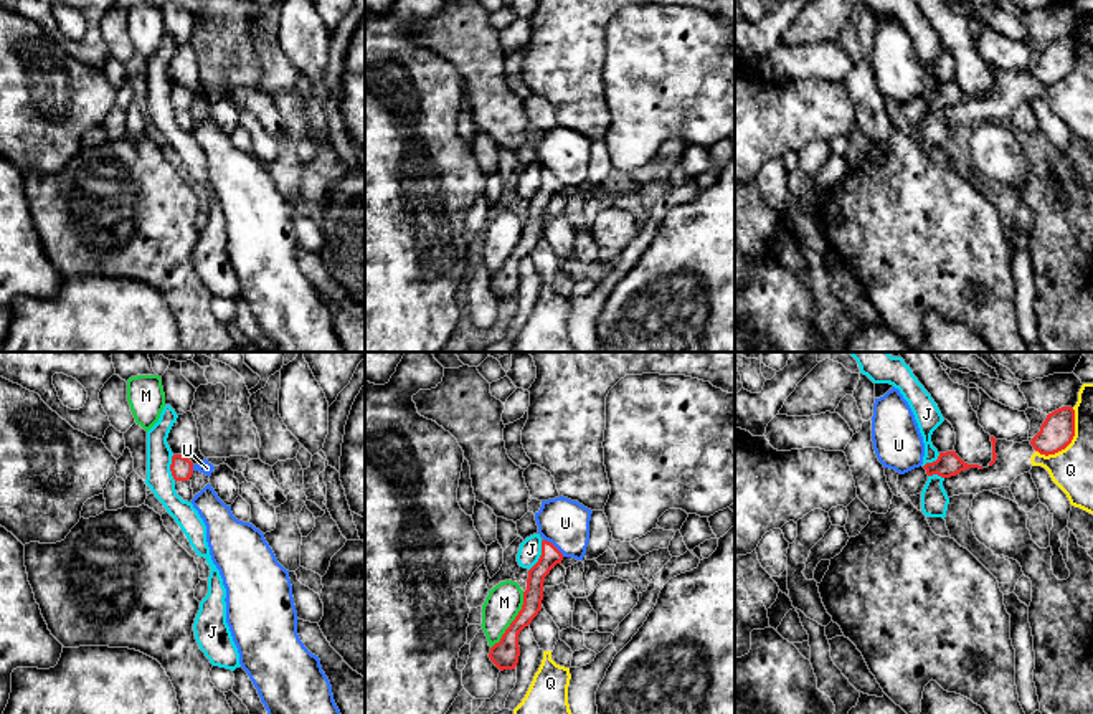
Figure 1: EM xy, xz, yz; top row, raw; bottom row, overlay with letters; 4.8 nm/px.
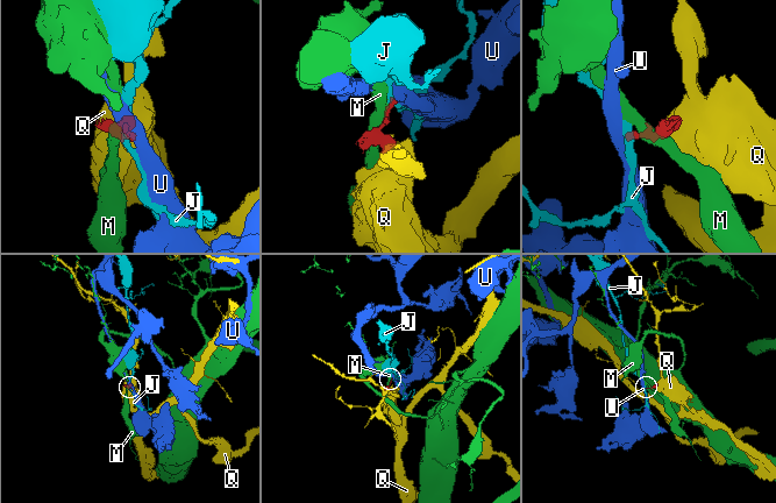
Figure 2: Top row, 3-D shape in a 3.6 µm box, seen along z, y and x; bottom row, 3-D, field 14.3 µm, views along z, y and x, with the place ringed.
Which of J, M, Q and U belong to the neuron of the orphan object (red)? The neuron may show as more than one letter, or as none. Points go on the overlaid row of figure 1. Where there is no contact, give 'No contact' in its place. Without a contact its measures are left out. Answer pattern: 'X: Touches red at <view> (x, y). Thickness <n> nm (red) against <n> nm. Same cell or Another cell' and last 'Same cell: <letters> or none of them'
J: Touches red at xz (540, 556). Thickness 100 nm (red) against 110 nm. Another cell
M: Touches red at xz (514, 620). Thickness 140 nm (red) against 170 nm. Another cell
Q: Touches red at yz (1069, 443). Thickness 160 nm (red) against 200 nm. Another cell
U: Touches red at xz (553, 546). Thickness 100 nm (red) against 240 nm. Another cell
Same cell: none of them

